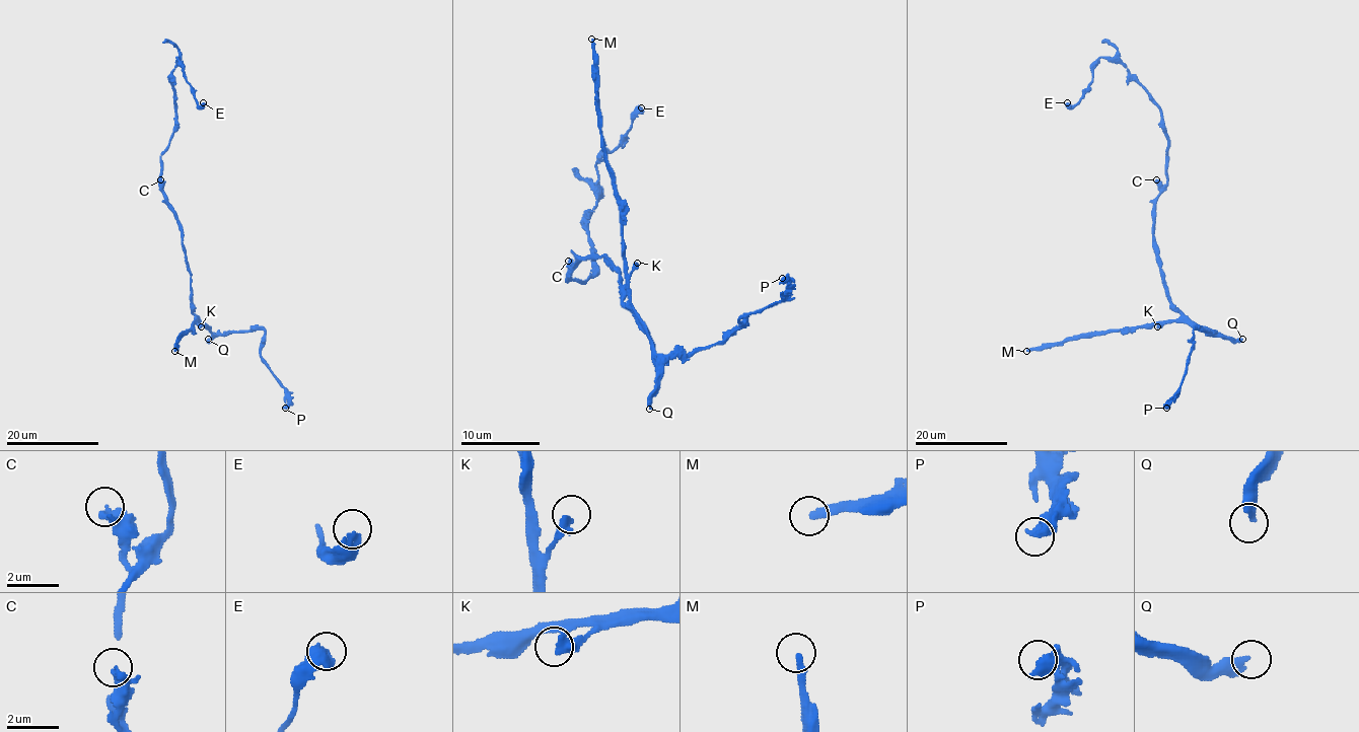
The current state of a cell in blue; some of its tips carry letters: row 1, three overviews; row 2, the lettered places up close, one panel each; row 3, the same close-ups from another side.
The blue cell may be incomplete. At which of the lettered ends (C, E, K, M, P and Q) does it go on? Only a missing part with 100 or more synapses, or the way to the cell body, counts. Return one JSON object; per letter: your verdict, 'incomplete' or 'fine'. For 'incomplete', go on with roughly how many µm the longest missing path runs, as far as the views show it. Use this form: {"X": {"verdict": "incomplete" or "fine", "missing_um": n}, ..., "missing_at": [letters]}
{"C": {"verdict": "fine"}, "E": {"verdict": "fine"}, "K": {"verdict": "fine"}, "M": {"verdict": "incomplete", "missing_um": 90}, "P": {"verdict": "fine"}, "Q": {"verdict": "fine"}, "missing_at": ["M"]}

